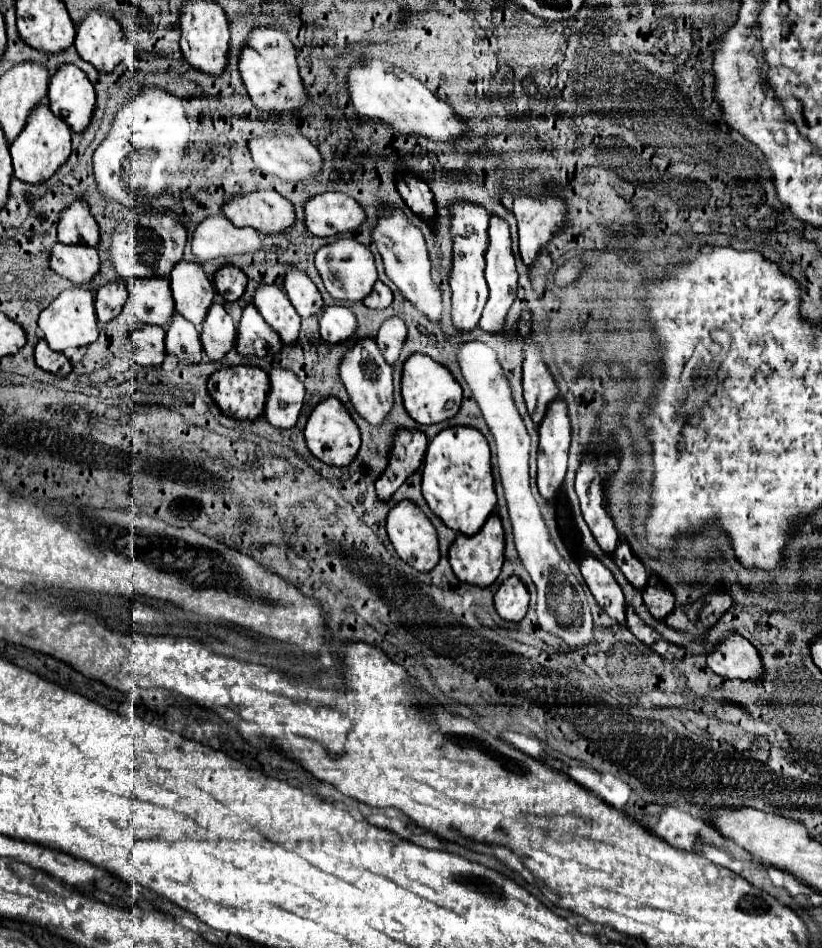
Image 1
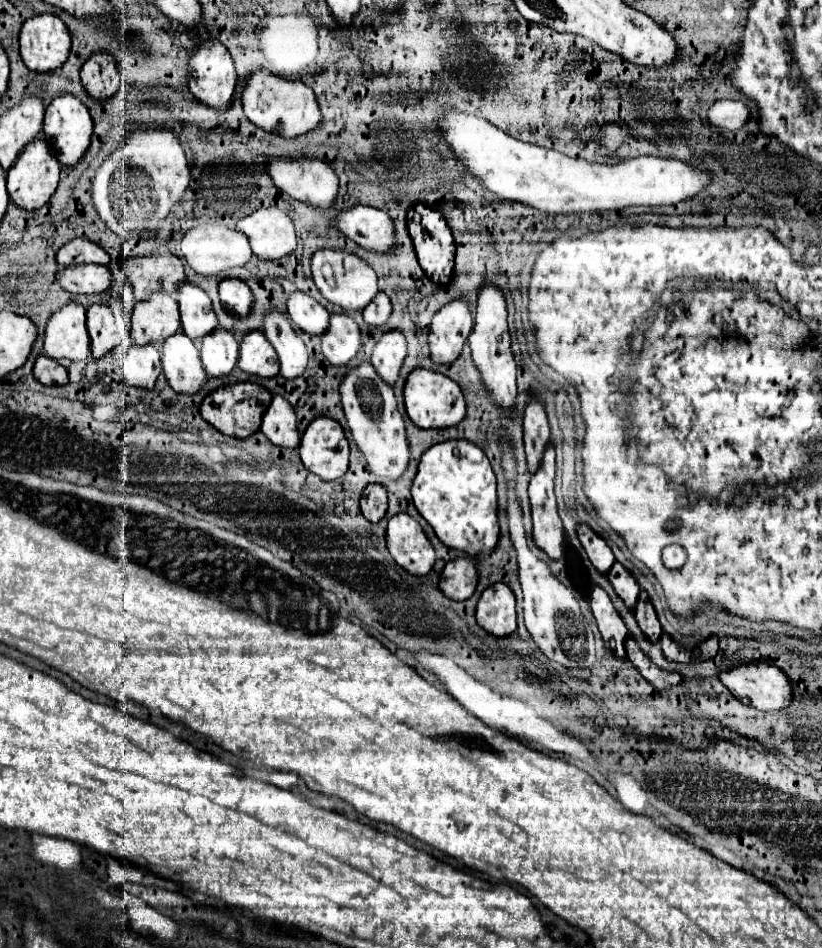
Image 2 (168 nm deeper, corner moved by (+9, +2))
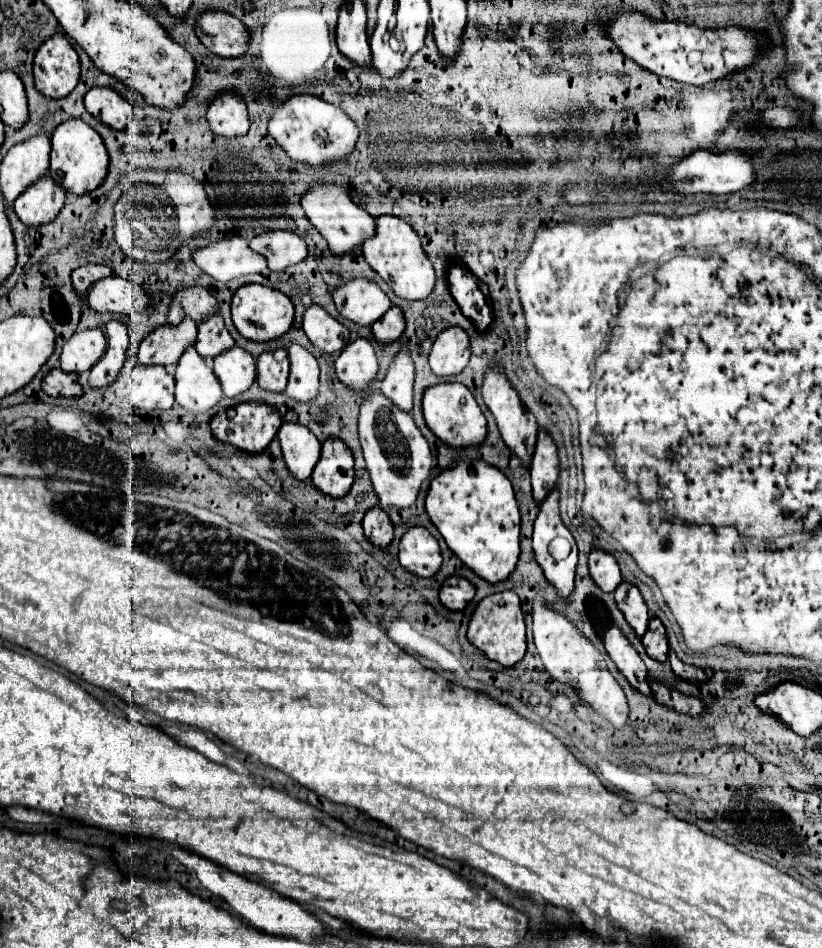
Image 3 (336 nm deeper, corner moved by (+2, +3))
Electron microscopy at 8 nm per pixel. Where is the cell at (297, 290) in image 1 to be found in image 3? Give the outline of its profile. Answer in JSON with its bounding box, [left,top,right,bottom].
[304,306,350,354]

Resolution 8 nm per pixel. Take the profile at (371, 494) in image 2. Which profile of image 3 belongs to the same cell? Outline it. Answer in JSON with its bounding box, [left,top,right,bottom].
[362,506,394,548]

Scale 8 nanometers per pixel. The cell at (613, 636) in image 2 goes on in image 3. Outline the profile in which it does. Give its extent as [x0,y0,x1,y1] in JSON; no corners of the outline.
[604,626,652,696]

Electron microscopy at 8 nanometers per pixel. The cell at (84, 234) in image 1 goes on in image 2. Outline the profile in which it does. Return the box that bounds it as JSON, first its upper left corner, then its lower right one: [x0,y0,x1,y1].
[57,237,111,265]

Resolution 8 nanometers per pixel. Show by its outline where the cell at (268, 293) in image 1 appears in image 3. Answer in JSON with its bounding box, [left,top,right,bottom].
[284,344,318,402]

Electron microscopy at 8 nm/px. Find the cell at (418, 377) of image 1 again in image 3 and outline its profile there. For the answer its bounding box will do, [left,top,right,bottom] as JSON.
[424,384,486,448]

